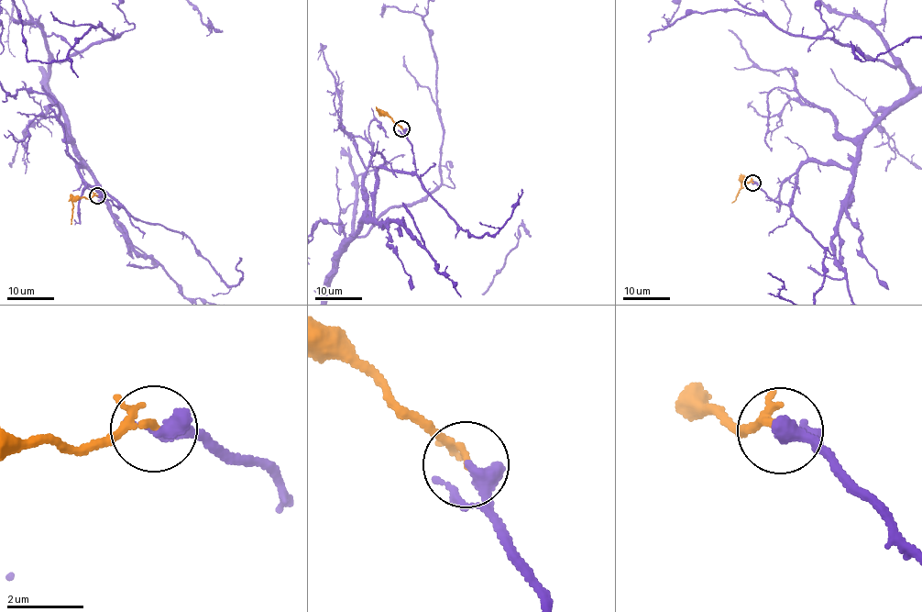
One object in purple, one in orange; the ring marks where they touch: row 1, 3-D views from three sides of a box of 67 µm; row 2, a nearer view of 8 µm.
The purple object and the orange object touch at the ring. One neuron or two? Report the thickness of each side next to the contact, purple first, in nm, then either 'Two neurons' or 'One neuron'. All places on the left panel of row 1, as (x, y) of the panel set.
Thickness 440 nm (purple) against 150 nm. Two neurons

